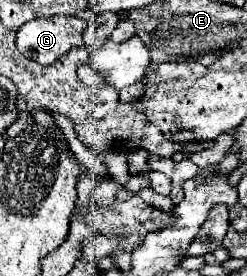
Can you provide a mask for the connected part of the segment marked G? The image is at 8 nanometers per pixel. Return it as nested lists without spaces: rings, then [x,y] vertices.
[[[77,16],[31,20],[17,32],[17,50],[39,64],[53,64],[67,50],[83,44],[85,26],[87,24]]]

